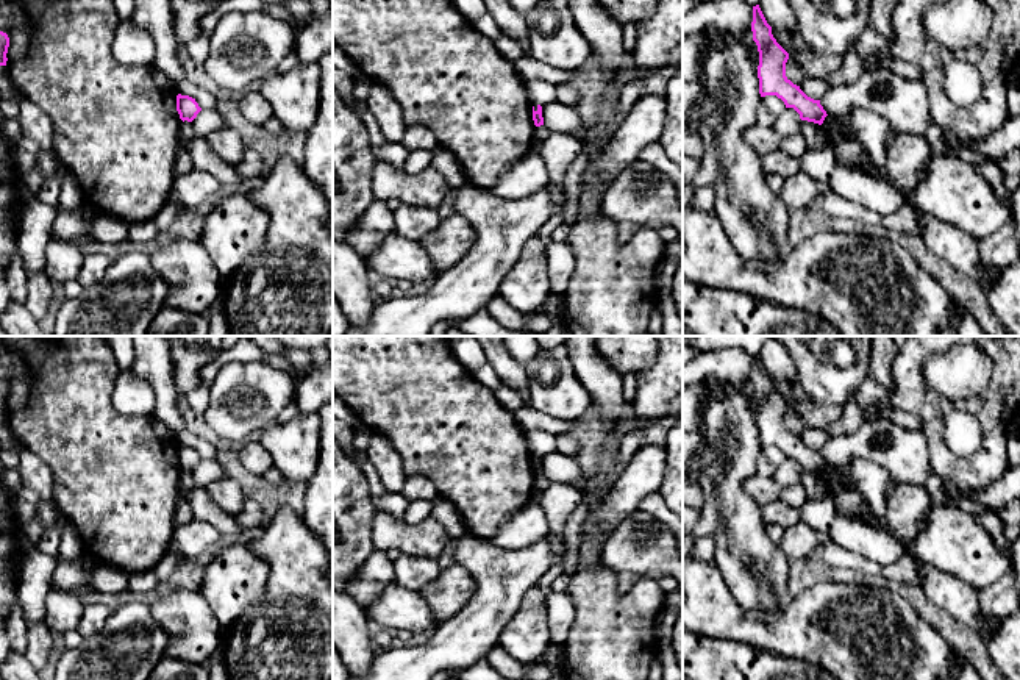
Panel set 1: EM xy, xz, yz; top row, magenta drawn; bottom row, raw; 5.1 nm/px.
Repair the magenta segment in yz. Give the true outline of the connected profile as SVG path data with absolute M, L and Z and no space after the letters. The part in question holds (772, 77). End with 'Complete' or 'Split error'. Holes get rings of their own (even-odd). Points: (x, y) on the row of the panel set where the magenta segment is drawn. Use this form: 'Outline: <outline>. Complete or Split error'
Outline: M759 5L753 6L751 31L759 52L758 78L761 97L776 95L784 102L786 108L794 108L801 120L822 125L828 116L826 111L820 100L808 97L800 86L786 77L789 53L773 38L772 27L767 23Z. Complete

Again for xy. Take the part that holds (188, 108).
Outline: M178 94L177 95L177 111L183 122L184 120L192 122L197 117L197 114L202 111L202 108L195 102L195 98Z. Complete

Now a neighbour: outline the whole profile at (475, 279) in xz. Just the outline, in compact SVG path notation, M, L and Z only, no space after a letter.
M465 183L455 213L475 228L476 239L469 252L448 270L440 272L425 295L406 297L395 292L391 299L376 300L369 325L350 327L344 336L428 336L440 320L469 317L498 295L503 278L519 261L525 244L537 238L553 216L553 203L547 186L522 199L498 199L489 189Z

